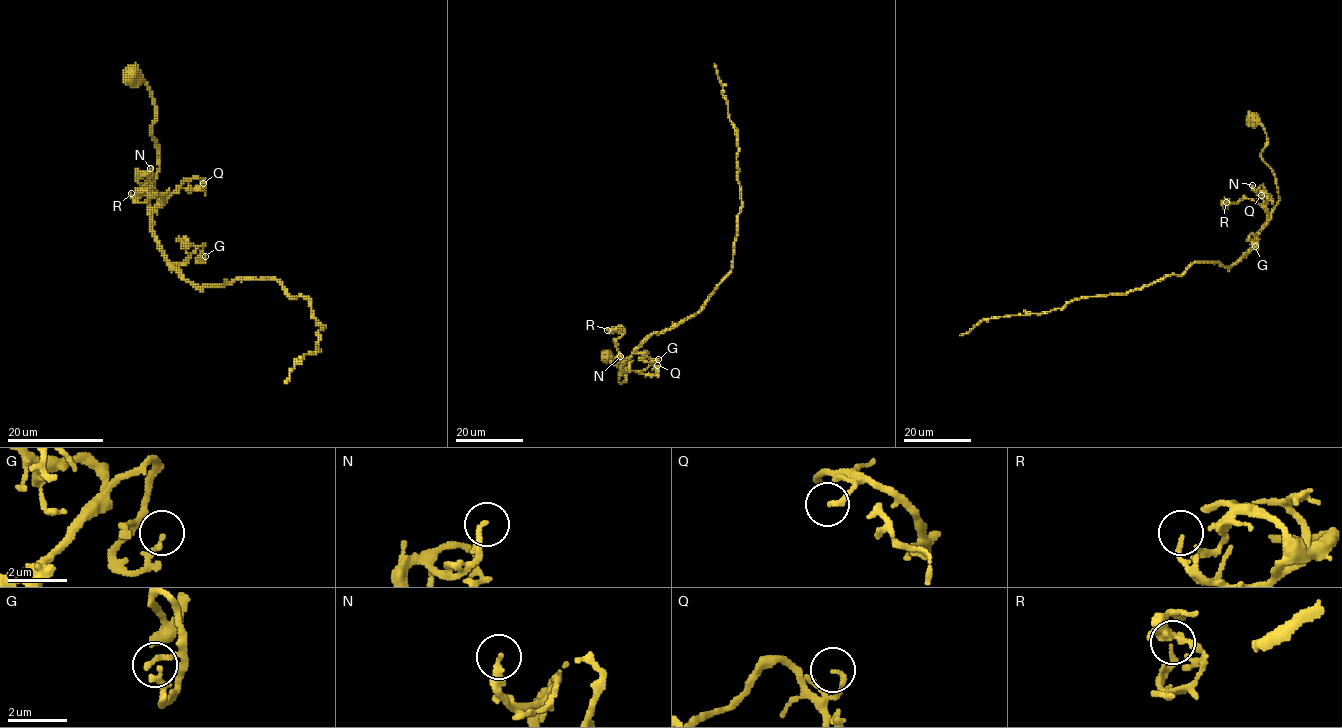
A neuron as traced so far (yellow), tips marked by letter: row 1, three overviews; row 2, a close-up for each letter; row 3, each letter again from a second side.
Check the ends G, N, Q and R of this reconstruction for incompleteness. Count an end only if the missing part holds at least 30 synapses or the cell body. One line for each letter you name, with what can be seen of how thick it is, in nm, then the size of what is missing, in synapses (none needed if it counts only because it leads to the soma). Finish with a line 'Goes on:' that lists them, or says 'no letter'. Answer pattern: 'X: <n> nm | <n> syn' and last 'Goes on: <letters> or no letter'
Goes on: no letter

